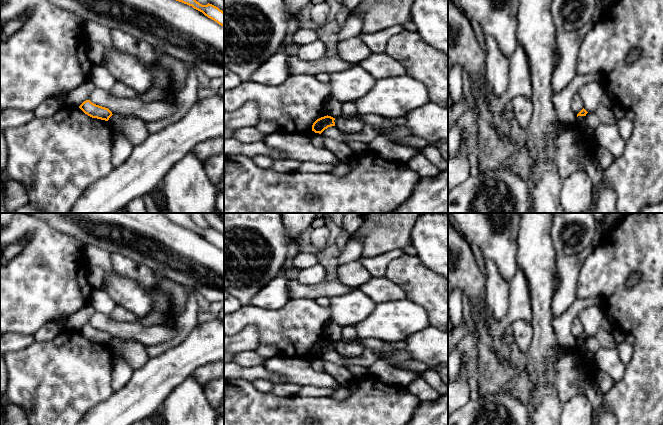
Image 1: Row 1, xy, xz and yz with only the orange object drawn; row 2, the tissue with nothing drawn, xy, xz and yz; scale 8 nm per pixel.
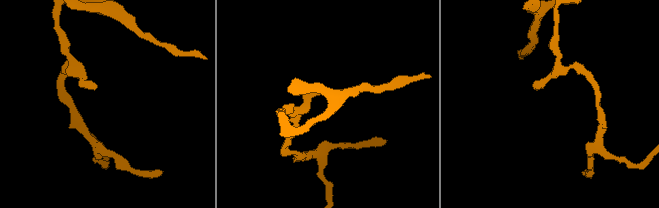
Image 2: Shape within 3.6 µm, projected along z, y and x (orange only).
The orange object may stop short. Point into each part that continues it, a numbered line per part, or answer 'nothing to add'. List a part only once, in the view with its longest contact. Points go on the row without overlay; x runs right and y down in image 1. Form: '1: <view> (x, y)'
nothing to add

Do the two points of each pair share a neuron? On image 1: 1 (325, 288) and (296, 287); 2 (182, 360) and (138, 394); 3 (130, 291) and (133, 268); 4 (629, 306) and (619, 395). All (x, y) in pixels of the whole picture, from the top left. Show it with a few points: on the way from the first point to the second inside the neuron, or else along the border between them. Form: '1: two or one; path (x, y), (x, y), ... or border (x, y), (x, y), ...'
1: one; path (318, 290), (303, 290)
2: one; path (171, 368), (164, 372), (149, 387)
3: two; border (113, 269), (121, 275), (136, 280), (149, 294)
4: one; path (642, 328), (641, 373)

